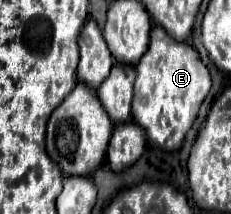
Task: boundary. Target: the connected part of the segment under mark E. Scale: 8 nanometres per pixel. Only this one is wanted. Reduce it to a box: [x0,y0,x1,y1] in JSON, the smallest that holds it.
[132,25,210,151]

